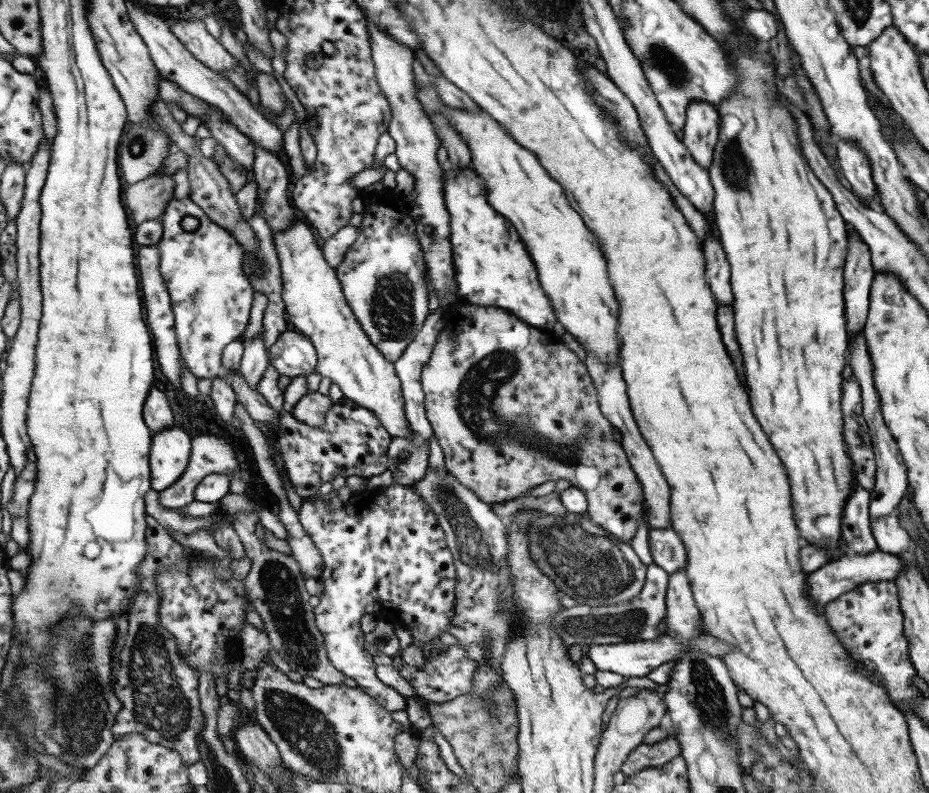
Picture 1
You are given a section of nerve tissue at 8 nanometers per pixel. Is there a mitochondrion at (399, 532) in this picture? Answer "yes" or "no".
no

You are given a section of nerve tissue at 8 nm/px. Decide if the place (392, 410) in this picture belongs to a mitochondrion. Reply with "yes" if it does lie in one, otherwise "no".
no

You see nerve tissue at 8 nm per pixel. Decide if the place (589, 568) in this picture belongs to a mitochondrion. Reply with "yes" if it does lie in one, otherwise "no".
yes

